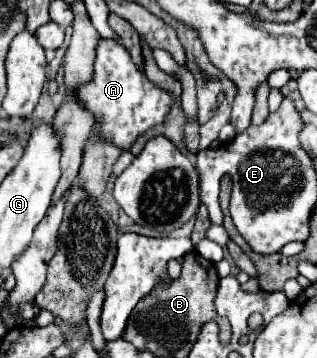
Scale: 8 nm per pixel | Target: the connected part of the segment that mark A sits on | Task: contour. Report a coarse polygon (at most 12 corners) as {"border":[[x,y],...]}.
{"border":[[99,39],[91,81],[73,89],[99,139],[129,151],[175,95],[123,45]]}

